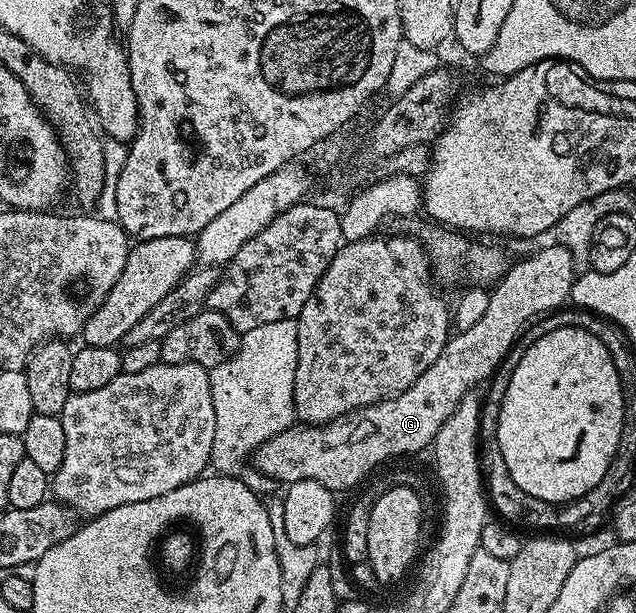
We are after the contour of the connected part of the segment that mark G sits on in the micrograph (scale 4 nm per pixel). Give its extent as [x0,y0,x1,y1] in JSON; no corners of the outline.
[255,245,575,491]

